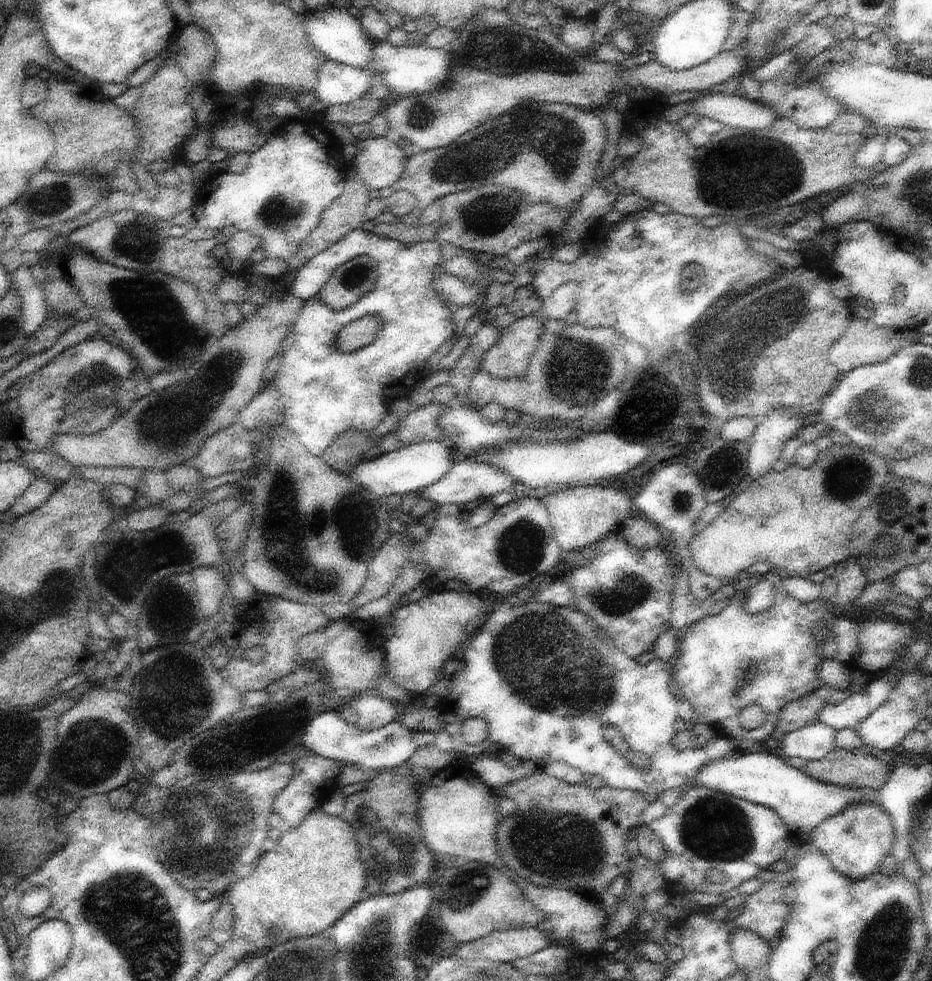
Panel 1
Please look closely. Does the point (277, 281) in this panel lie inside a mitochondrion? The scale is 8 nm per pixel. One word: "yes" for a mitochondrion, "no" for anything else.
no

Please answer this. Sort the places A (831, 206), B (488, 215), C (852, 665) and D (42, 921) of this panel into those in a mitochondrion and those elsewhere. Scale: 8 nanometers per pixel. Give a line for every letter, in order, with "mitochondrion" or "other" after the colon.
A: other
B: mitochondrion
C: other
D: other

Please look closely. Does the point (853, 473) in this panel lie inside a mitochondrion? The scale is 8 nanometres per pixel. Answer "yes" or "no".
yes

